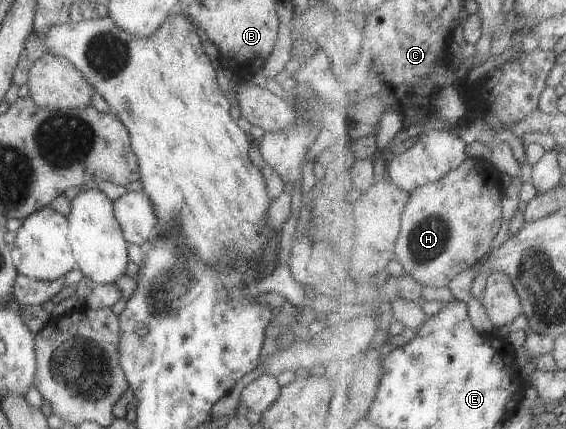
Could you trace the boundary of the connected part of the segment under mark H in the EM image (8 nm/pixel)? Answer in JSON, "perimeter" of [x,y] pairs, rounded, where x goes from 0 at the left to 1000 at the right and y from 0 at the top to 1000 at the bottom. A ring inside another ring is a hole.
{"perimeter":[[[827,368],[809,394],[792,401],[781,417],[754,427],[726,450],[708,515],[708,545],[698,587],[705,613],[742,664],[792,669],[795,655],[843,618],[867,583],[873,552],[887,529],[887,450],[880,392],[862,389],[855,368]]]}

